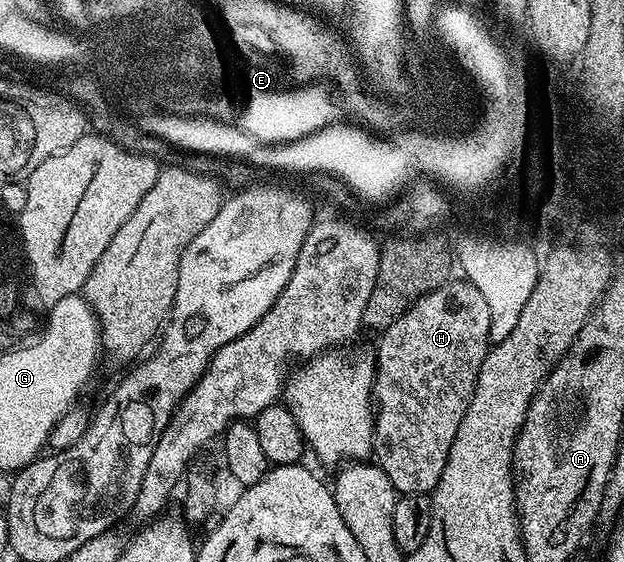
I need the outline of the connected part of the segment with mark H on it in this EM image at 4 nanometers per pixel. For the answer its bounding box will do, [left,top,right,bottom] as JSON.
[373,279,492,494]

